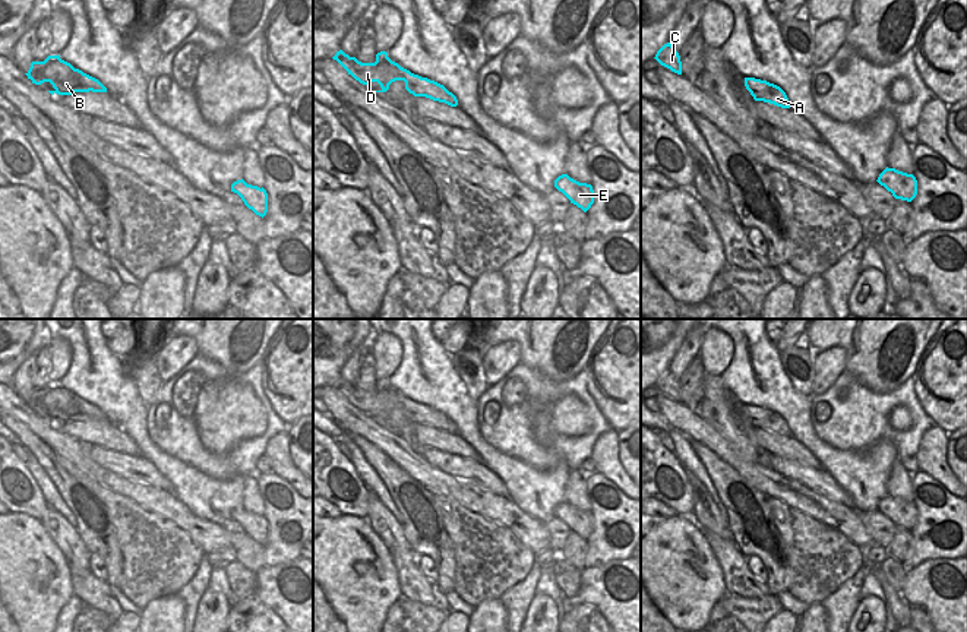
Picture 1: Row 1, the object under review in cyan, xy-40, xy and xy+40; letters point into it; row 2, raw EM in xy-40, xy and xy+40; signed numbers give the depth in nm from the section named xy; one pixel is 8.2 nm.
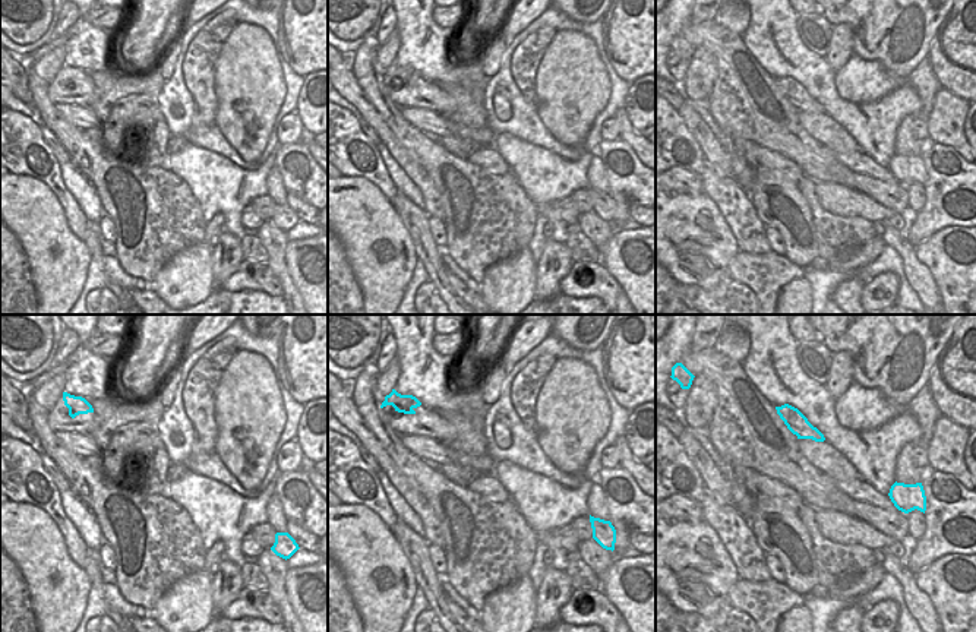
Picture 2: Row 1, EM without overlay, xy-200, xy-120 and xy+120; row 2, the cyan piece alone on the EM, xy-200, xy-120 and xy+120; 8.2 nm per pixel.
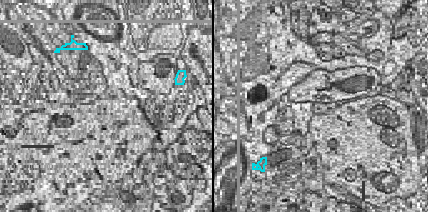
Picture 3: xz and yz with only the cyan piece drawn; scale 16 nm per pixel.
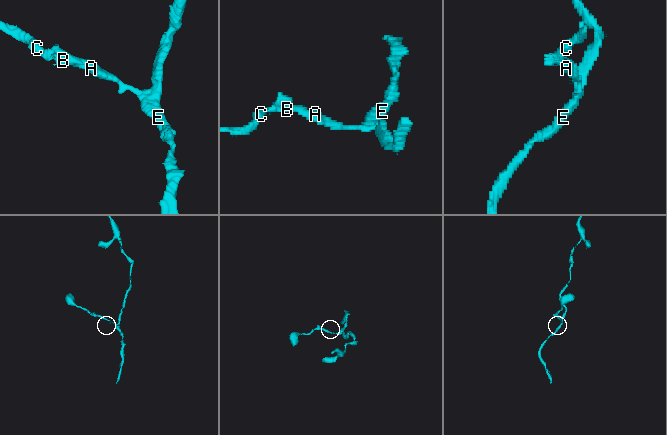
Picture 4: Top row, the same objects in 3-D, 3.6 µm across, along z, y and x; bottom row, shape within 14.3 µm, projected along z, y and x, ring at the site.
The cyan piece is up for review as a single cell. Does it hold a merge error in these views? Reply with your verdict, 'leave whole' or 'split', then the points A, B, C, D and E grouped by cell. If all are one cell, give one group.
leave whole; groups A B C D E

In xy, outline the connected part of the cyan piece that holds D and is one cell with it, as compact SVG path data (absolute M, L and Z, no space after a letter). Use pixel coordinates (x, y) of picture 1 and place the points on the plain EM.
M342 377L336 379L332 386L336 388L348 399L348 402L360 411L369 413L372 410L377 410L382 417L375 420L386 420L392 410L404 408L405 417L414 424L426 424L433 429L445 430L451 434L458 433L456 424L443 413L401 395L388 385L386 379L377 380L375 391L361 391L355 385L345 382Z

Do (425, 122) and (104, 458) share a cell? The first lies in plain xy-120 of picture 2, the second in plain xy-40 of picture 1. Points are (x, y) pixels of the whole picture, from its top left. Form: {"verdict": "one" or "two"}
{"verdict": "one"}

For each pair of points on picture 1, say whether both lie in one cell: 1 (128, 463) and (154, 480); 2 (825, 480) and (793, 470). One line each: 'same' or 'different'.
1: same
2: same

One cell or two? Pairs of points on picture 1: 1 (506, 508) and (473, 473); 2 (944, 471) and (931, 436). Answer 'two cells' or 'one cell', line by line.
1: two cells
2: one cell

